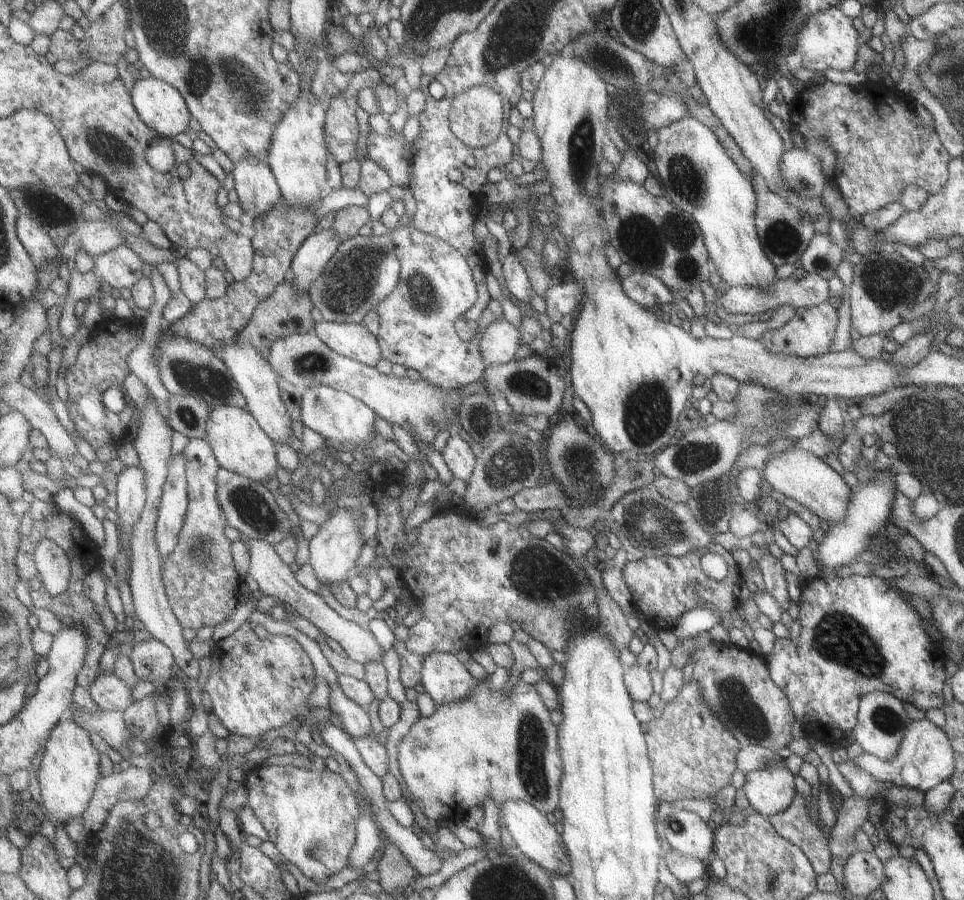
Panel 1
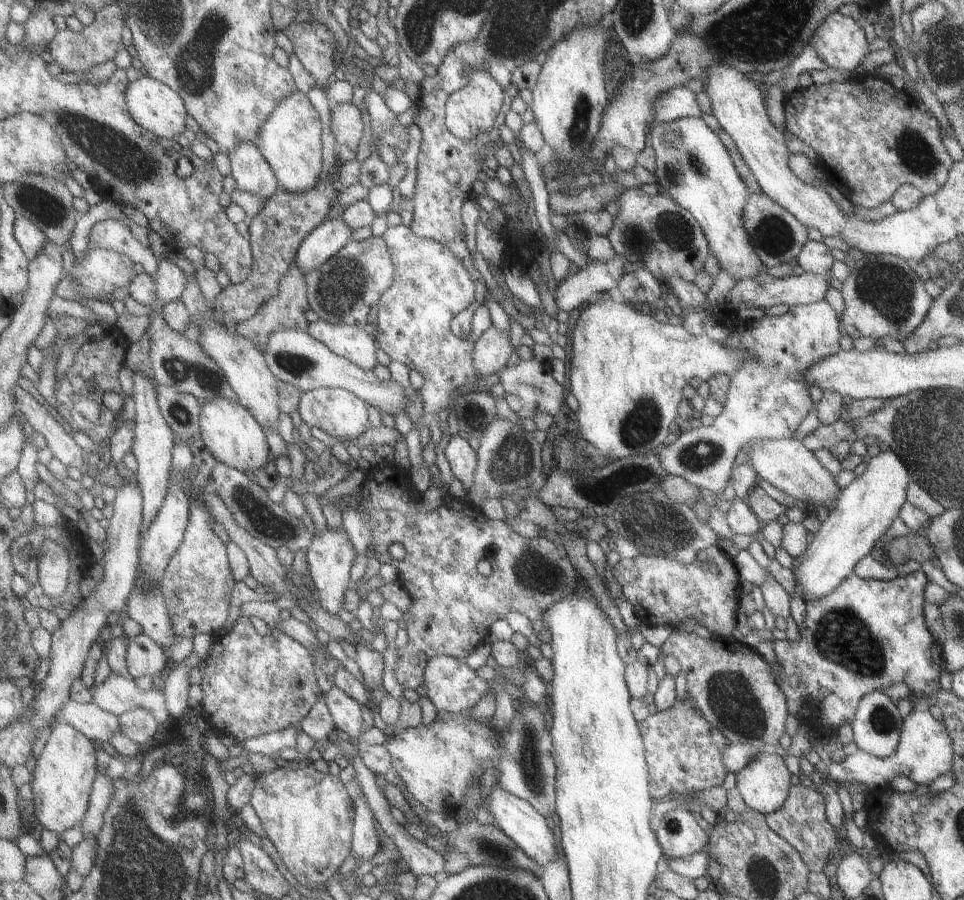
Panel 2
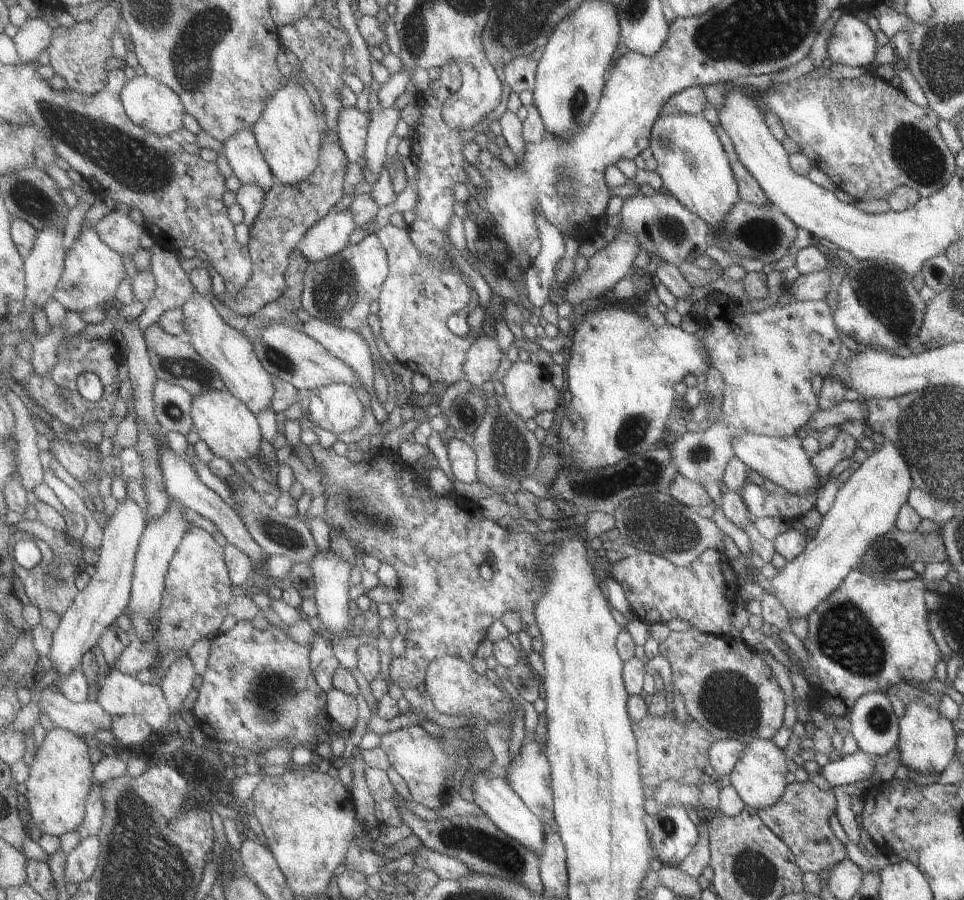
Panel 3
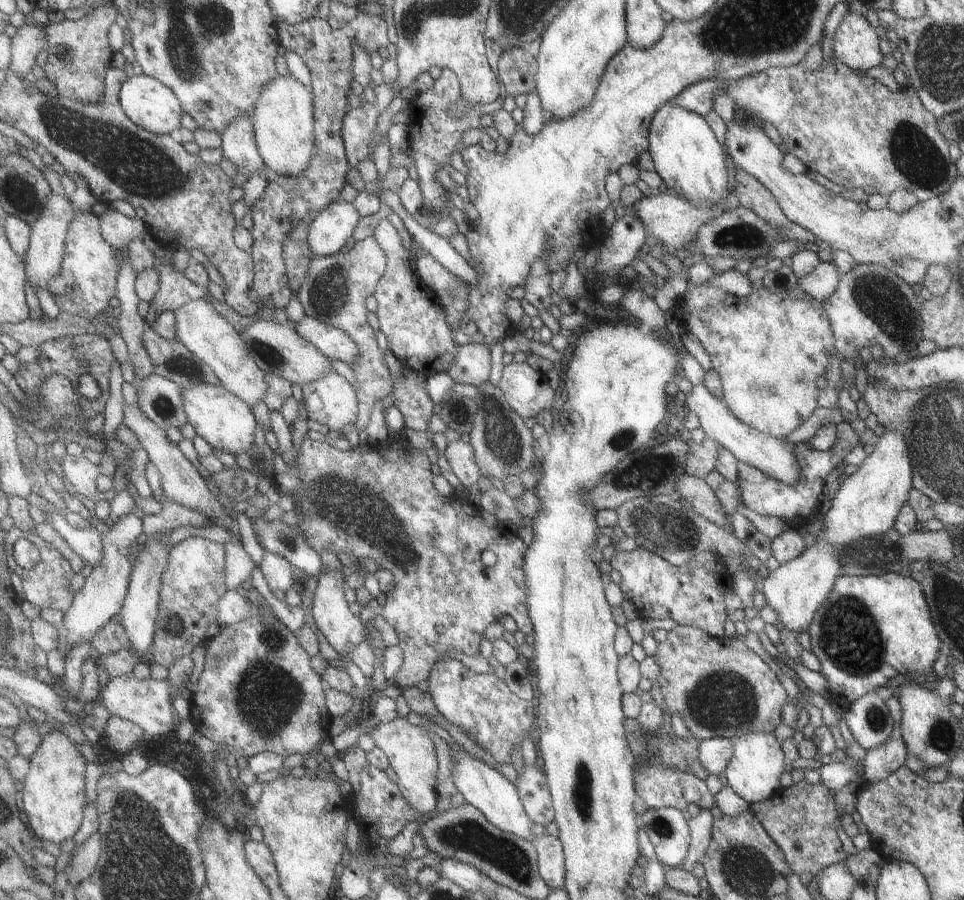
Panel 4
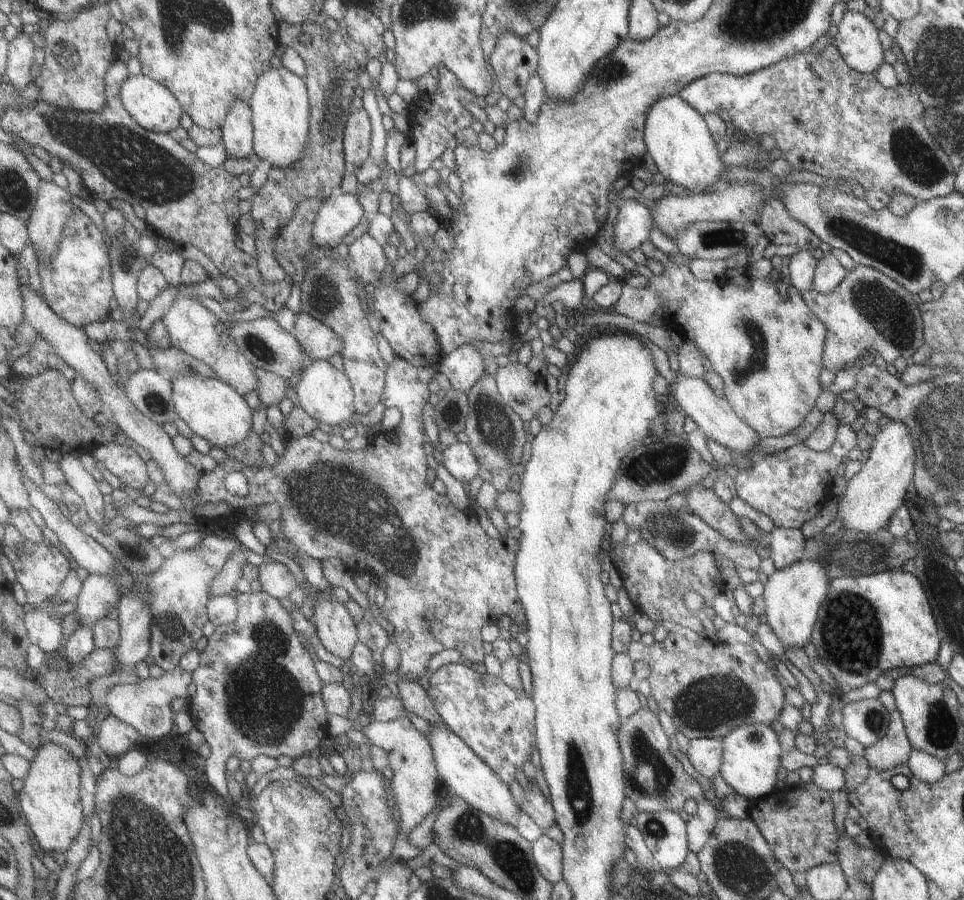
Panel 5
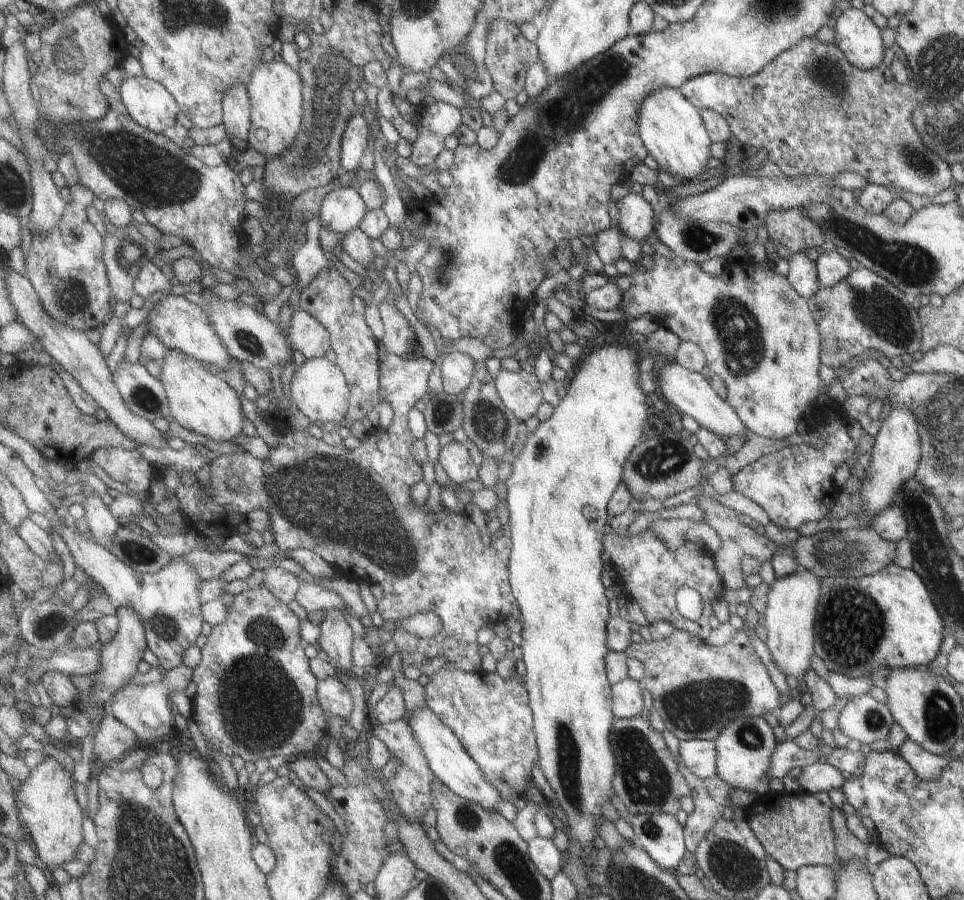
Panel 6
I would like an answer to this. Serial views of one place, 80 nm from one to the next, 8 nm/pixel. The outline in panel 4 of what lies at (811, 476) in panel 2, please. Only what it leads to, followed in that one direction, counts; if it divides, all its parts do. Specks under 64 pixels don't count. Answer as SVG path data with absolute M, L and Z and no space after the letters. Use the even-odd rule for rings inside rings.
M691 384L690 392L686 395L679 393L677 400L686 412L693 414L698 420L698 427L705 433L705 438L727 450L736 460L752 466L771 478L777 478L779 482L785 482L785 484L791 485L799 478L799 464L795 460L793 444L743 425L727 410L722 399L717 399L711 392L707 392L702 384Z

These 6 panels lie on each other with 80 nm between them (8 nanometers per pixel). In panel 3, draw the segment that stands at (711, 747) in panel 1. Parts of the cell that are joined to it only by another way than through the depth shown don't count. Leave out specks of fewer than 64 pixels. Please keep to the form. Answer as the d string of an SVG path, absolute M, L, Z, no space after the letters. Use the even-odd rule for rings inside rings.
M671 714L663 716L645 716L637 721L631 722L631 732L635 738L637 748L637 762L639 762L639 778L642 782L644 799L649 799L653 794L653 786L661 784L667 778L675 778L680 784L713 784L720 776L707 762L707 746L714 742L713 736L699 728L697 722L685 720L677 722Z

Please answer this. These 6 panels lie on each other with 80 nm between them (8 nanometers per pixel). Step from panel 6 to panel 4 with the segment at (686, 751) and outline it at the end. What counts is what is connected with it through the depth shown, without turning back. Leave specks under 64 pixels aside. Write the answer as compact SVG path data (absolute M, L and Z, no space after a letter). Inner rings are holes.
M714 737L699 739L697 742L697 762L709 776L721 774L731 758L732 739Z

